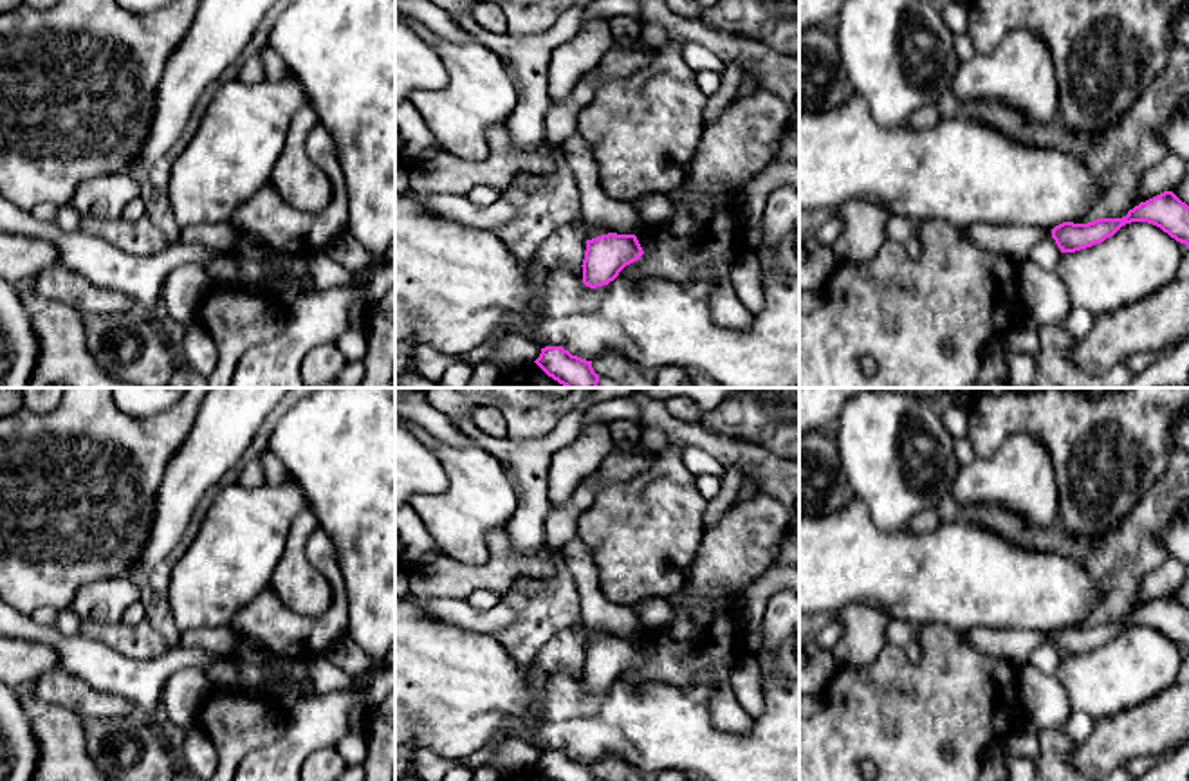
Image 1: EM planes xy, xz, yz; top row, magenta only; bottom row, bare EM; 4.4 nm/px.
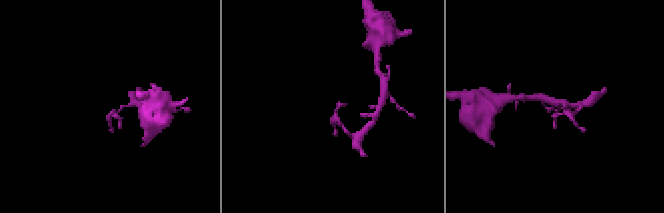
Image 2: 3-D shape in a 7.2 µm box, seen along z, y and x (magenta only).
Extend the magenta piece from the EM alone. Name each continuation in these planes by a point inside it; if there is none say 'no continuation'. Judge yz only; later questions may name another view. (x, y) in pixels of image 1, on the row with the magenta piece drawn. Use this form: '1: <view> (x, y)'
no continuation

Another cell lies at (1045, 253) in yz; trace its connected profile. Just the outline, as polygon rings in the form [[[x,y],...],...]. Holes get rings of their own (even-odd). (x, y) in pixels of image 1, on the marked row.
[[[1045,238],[1039,240],[1030,254],[1028,260],[1032,263],[1036,263],[1037,267],[1045,269],[1045,271],[1055,271],[1059,258],[1061,258],[1061,249],[1057,247],[1054,238]]]

